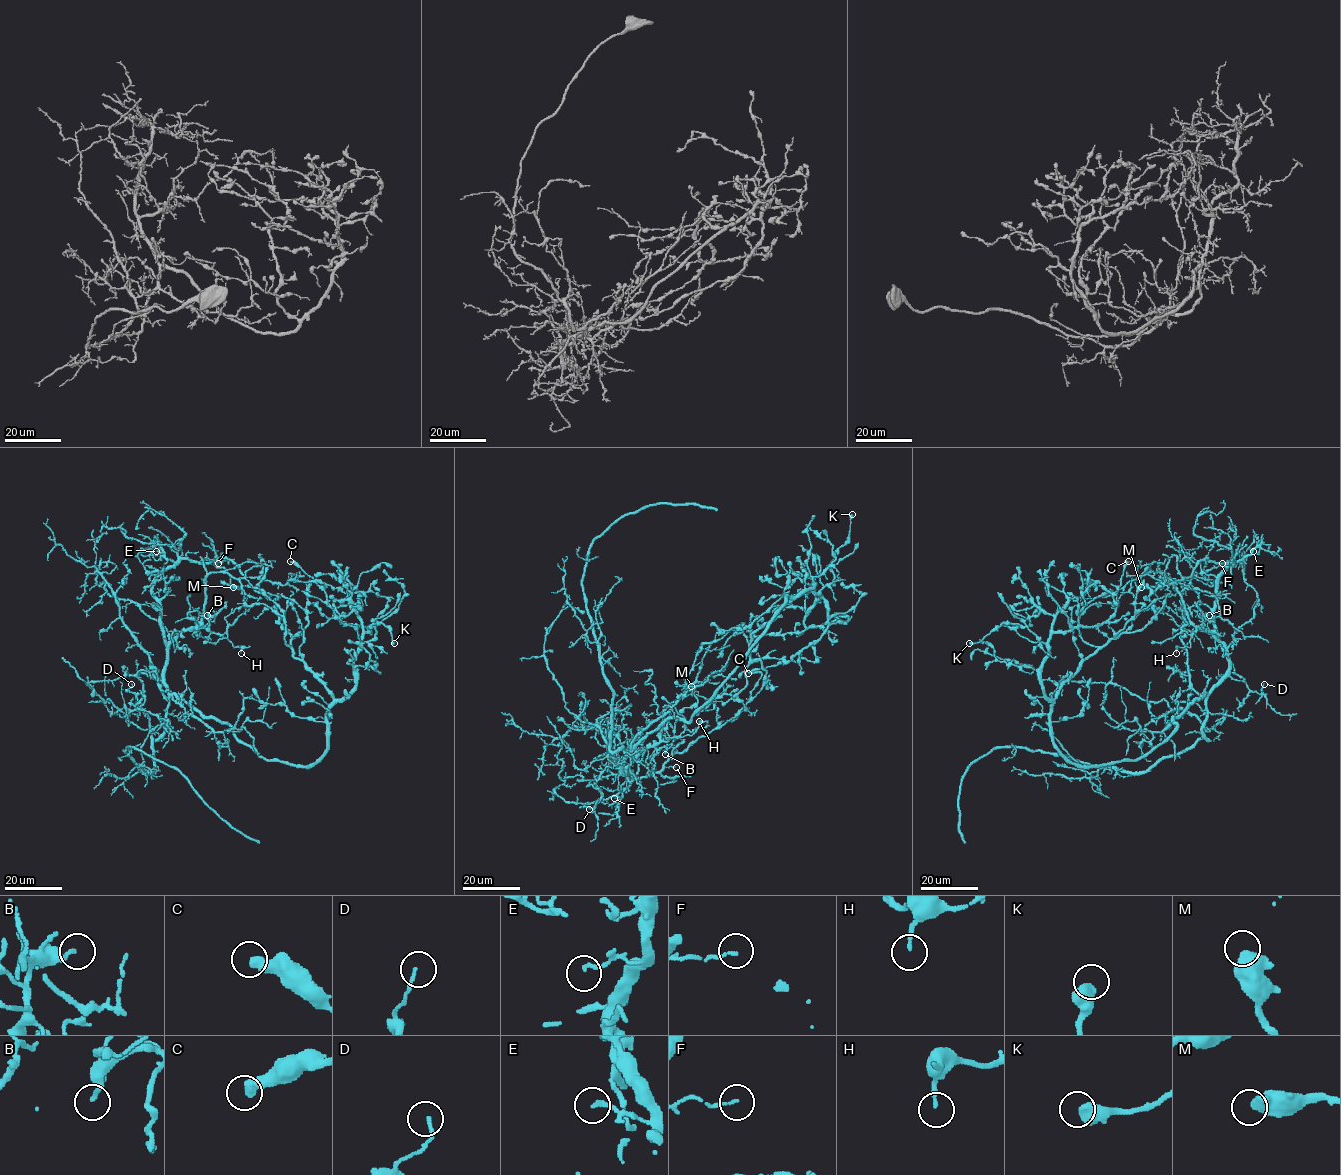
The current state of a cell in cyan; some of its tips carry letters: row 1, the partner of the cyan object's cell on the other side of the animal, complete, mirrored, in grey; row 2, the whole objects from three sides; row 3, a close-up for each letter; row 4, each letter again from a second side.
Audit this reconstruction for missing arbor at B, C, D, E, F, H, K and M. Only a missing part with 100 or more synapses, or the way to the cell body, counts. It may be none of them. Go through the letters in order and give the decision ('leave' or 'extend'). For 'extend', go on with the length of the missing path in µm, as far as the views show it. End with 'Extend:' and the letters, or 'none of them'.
B: leave
C: leave
D: leave
E: leave
F: leave
H: leave
K: leave
M: leave
Extend: none of them

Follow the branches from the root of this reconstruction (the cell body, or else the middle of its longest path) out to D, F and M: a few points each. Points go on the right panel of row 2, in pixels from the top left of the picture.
D: (1183, 711), (1210, 692), (1226, 673), (1240, 676), (1250, 690), (1259, 694), (1263, 692), (1264, 684)
F: (1183, 711), (1208, 694), (1228, 668), (1227, 649), (1214, 622), (1214, 600), (1217, 579), (1232, 559), (1222, 563)
M: (1183, 711), (1135, 760), (1077, 765), (1053, 741), (1056, 692), (1154, 615), (1149, 597), (1163, 586), (1141, 587)

